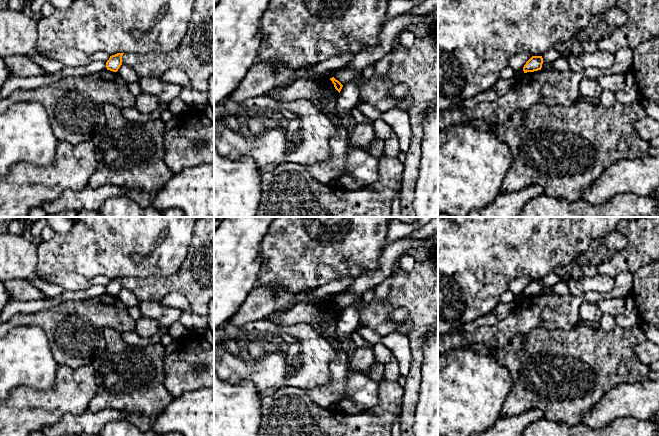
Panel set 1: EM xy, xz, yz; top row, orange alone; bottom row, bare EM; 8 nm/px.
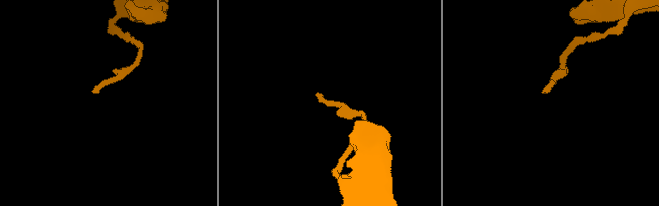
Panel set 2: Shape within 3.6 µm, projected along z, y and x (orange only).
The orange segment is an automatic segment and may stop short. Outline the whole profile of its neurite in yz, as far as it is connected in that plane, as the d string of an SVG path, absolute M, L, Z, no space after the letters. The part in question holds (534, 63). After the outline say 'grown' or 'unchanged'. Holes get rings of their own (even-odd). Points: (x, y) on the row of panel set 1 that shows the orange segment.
M532 56L523 67L524 73L541 70L543 62L542 56Z | unchanged

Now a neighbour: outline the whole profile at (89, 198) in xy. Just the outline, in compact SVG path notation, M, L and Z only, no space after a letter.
M88 184L79 191L67 190L57 200L42 205L42 209L47 215L58 214L72 210L80 212L82 210L97 211L102 208L105 201L114 196L125 196L127 189L115 185L103 185L93 188Z

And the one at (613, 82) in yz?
M603 72L597 77L597 82L603 90L609 90L616 93L623 89L625 85L625 77L622 74Z

